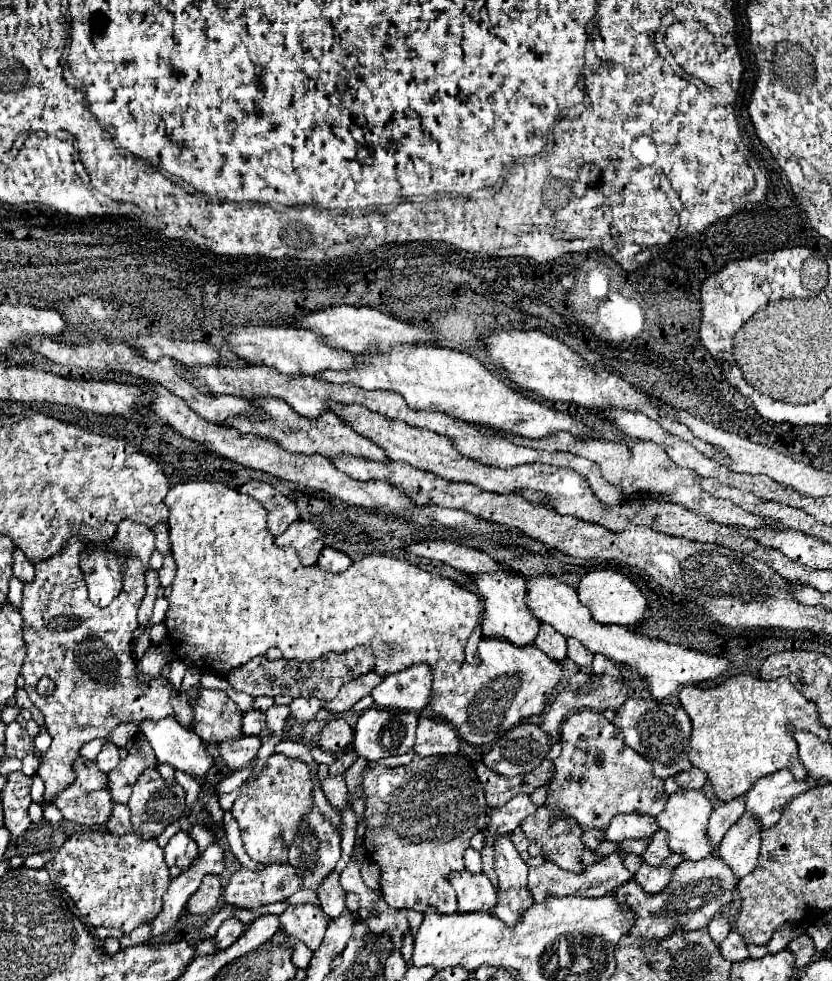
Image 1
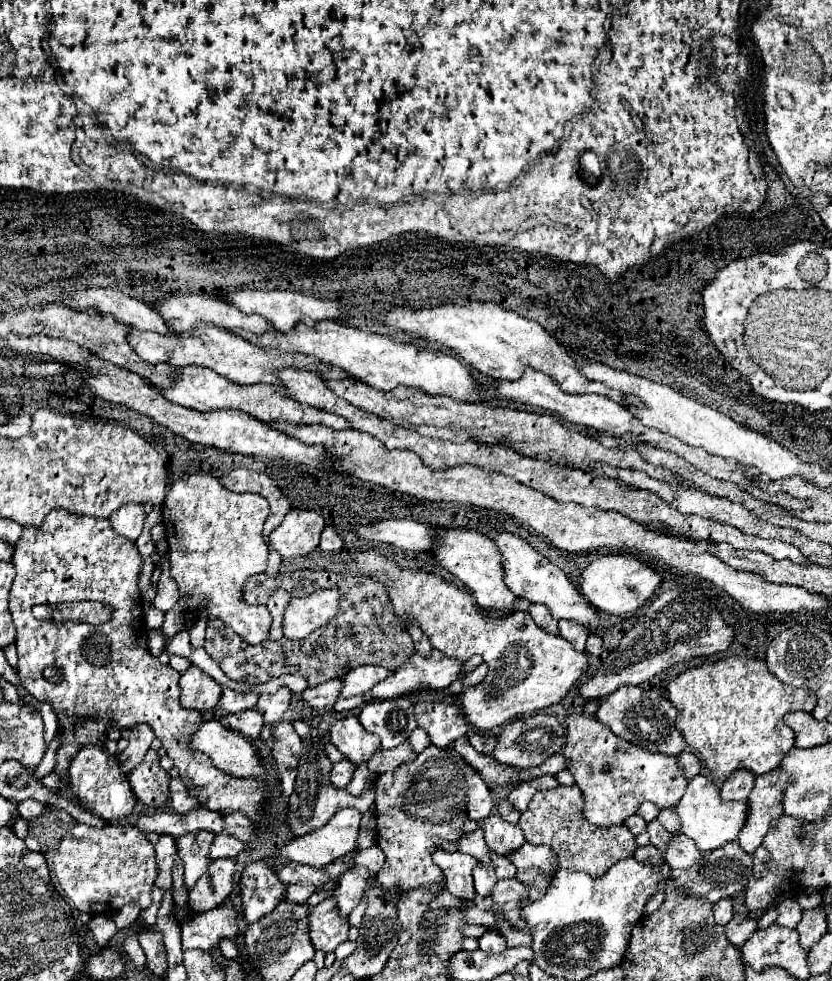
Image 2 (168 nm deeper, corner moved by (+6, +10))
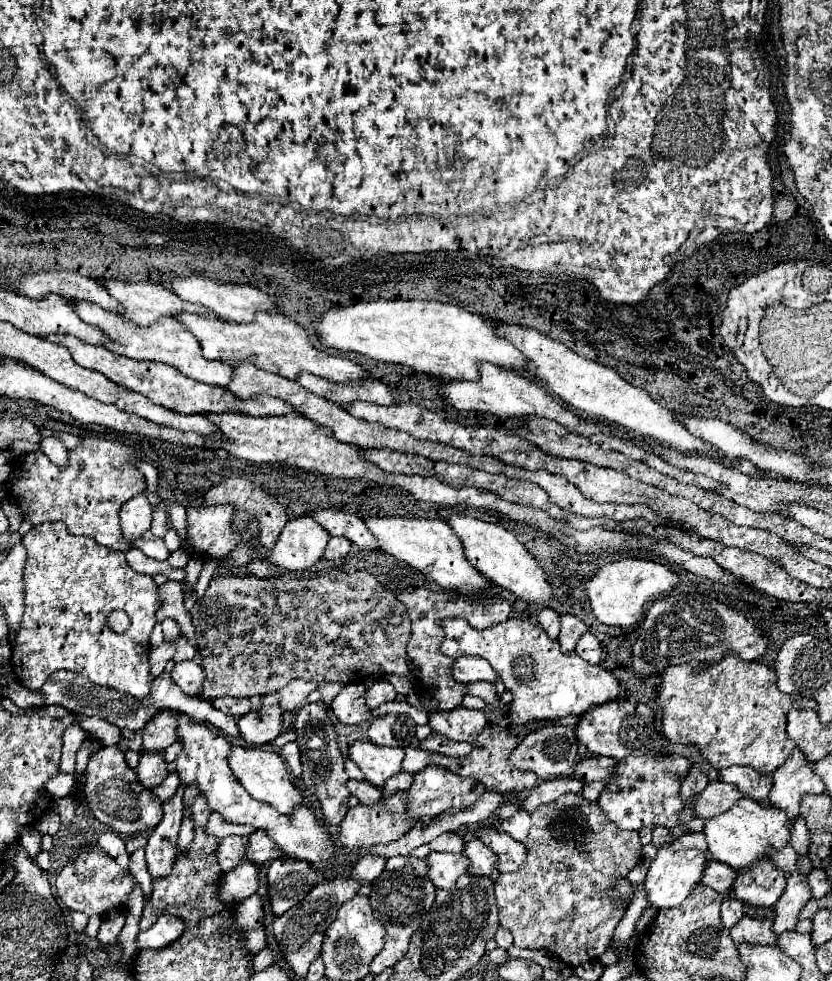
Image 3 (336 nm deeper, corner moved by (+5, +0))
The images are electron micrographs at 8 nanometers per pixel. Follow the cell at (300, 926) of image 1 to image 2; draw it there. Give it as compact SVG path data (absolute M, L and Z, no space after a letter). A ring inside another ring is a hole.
M334 897L324 899L316 907L310 909L310 939L314 949L320 949L324 953L336 951L336 947L344 941L348 941L348 917L342 917L338 913Z

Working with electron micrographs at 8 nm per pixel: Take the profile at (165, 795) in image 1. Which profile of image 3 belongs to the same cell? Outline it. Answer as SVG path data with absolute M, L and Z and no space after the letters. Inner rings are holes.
M145 753L145 755L141 755L135 773L137 773L137 779L143 787L155 789L155 785L163 783L163 779L169 775L167 763L163 761L163 753Z

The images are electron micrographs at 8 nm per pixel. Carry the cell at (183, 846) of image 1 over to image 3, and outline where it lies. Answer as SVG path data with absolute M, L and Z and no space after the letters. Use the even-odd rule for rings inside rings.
M229 835L217 843L215 847L217 863L225 873L231 871L243 859L245 843L247 843L247 837L237 837L237 835Z

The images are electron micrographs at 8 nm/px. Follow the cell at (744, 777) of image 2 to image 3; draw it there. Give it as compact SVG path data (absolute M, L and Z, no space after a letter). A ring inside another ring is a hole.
M727 767L719 773L719 779L725 783L733 783L743 797L765 801L771 789L771 777L761 775L751 767Z

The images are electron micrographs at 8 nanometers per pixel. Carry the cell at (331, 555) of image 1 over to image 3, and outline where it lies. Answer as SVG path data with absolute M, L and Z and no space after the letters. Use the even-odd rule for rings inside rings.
M331 537L331 541L327 543L327 549L325 549L325 559L343 559L347 553L349 553L349 547L351 547L351 541L343 539L343 537Z

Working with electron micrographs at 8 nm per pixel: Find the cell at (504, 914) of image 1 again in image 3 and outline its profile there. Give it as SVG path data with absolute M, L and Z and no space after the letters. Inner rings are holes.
M471 839L465 847L465 855L471 859L469 873L475 877L491 877L499 875L497 871L497 855L489 851L489 847L481 839Z

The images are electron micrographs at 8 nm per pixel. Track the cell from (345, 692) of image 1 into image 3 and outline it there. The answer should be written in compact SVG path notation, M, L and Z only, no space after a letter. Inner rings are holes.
M379 679L379 681L373 681L373 685L367 687L367 691L365 691L365 705L369 709L375 709L381 703L393 701L395 697L397 697L397 693L395 693L393 685L387 679Z

